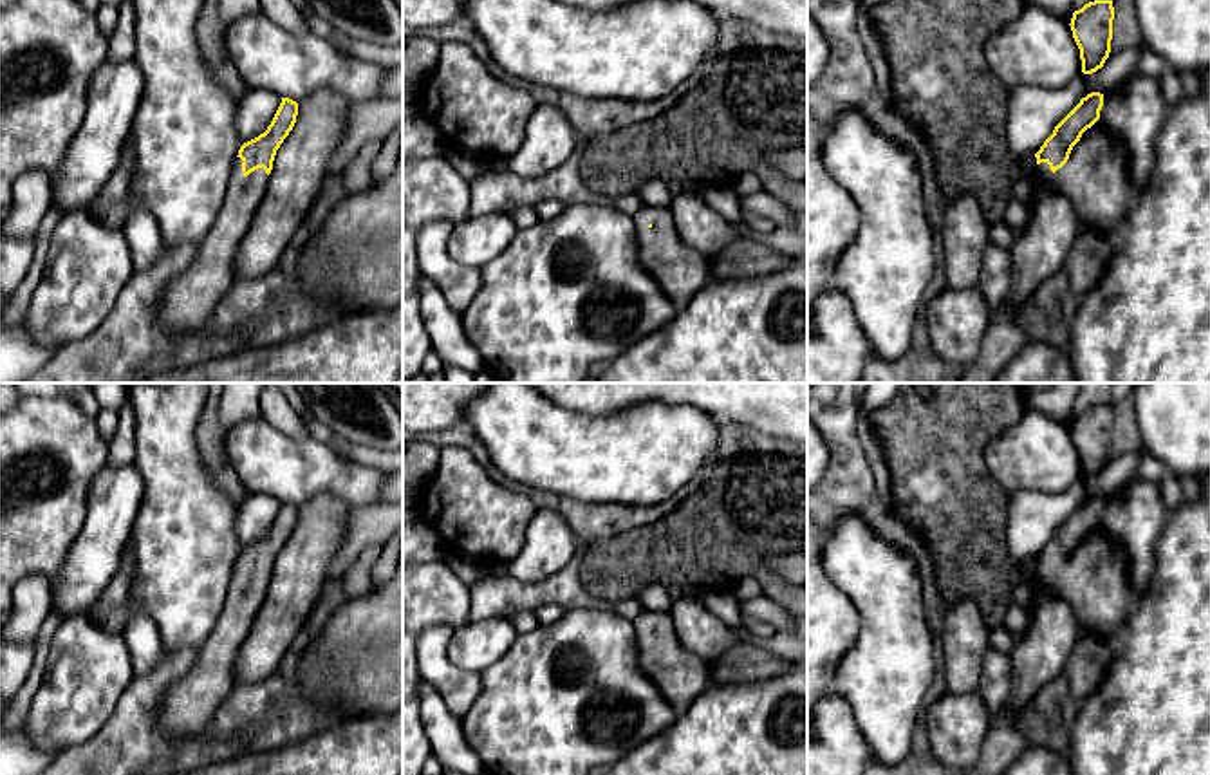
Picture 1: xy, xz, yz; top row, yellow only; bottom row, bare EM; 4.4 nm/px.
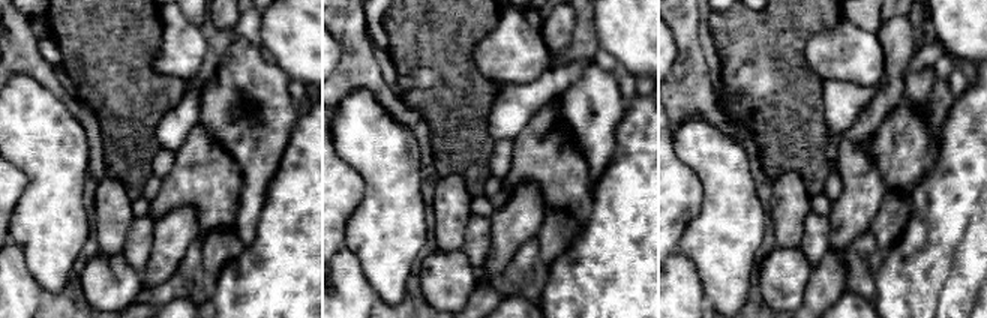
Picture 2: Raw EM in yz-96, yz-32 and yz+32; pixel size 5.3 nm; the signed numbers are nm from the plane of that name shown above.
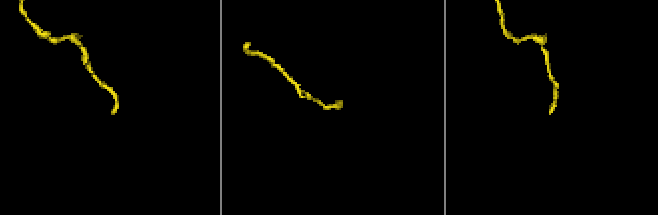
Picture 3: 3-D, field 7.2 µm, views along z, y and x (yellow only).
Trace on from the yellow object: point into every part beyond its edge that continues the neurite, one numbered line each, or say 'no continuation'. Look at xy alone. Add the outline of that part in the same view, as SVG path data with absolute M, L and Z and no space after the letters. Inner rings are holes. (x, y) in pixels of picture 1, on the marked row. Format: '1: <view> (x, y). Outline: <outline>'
1: xy (259, 215). Outline: M329 89L312 92L300 101L296 123L276 150L269 175L264 168L258 168L246 177L242 159L235 159L226 197L213 226L197 246L195 258L172 280L159 302L157 316L168 331L200 327L233 285L260 280L278 266L321 182L329 177L329 161L345 132L349 105L350 99Z

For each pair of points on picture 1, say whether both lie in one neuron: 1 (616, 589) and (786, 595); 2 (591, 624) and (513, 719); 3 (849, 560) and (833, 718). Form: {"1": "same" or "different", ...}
{"1": "same", "2": "same", "3": "different"}

